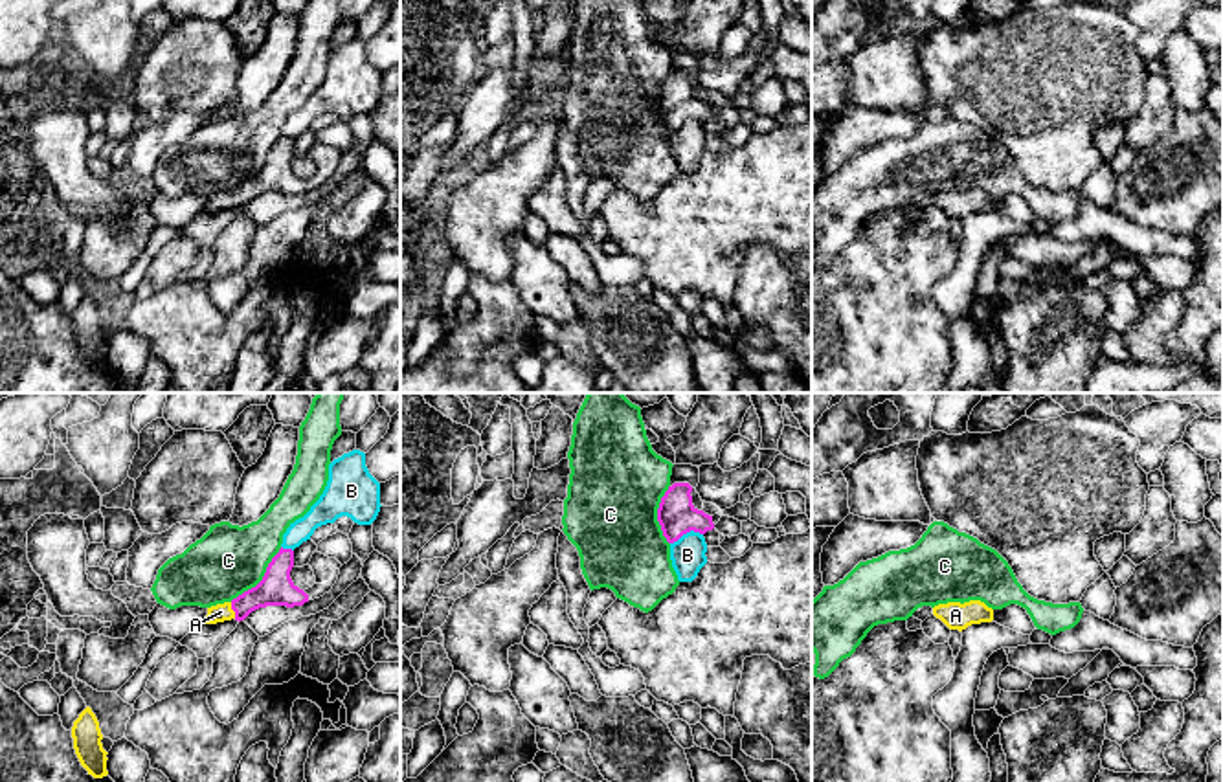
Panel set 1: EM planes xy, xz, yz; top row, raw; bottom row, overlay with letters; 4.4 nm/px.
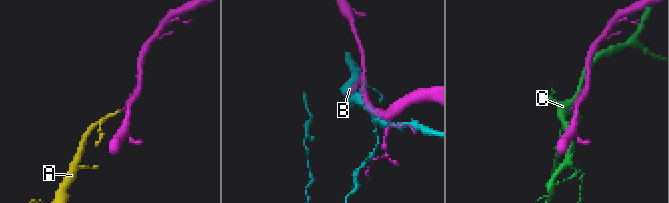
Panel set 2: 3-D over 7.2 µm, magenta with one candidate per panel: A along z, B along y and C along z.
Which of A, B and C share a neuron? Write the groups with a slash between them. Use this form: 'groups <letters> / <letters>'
groups A / B / C

